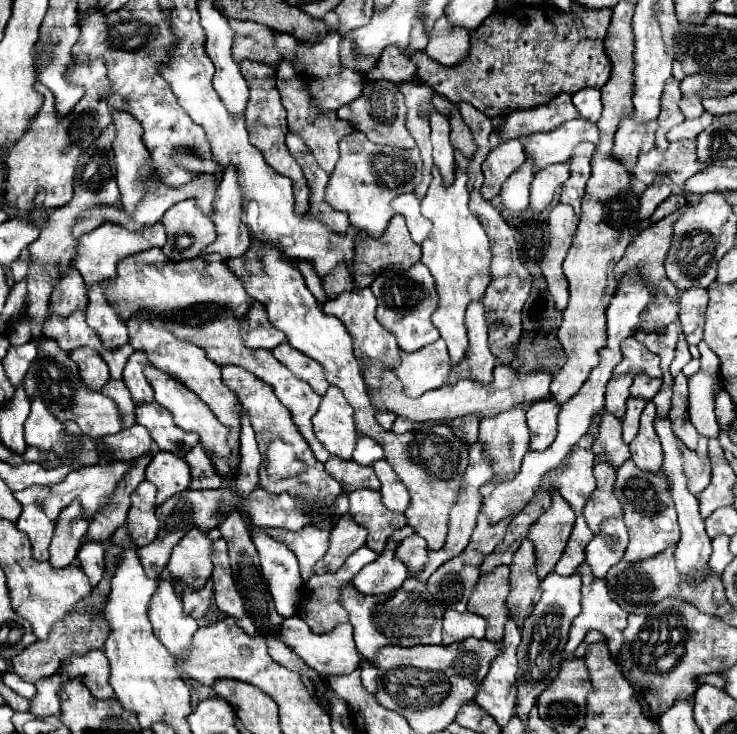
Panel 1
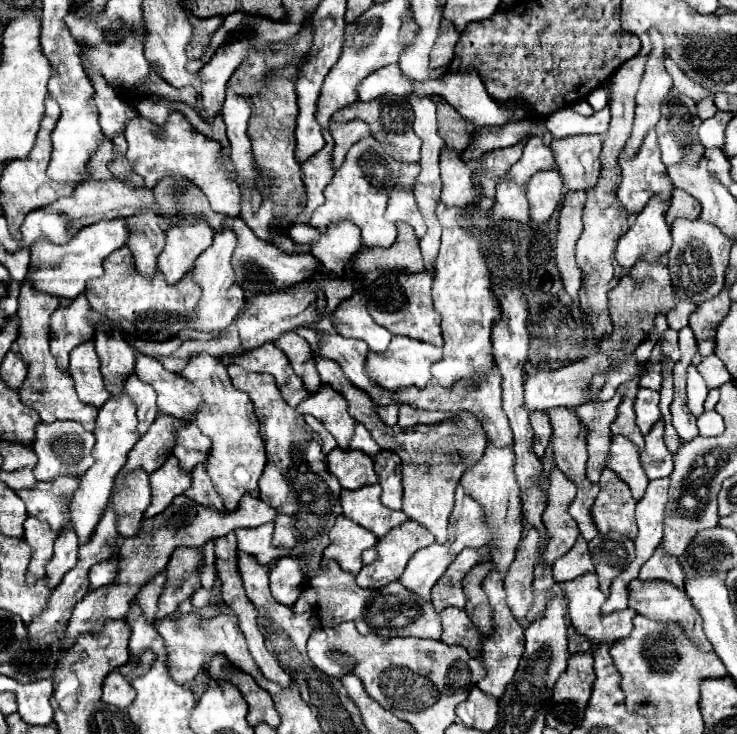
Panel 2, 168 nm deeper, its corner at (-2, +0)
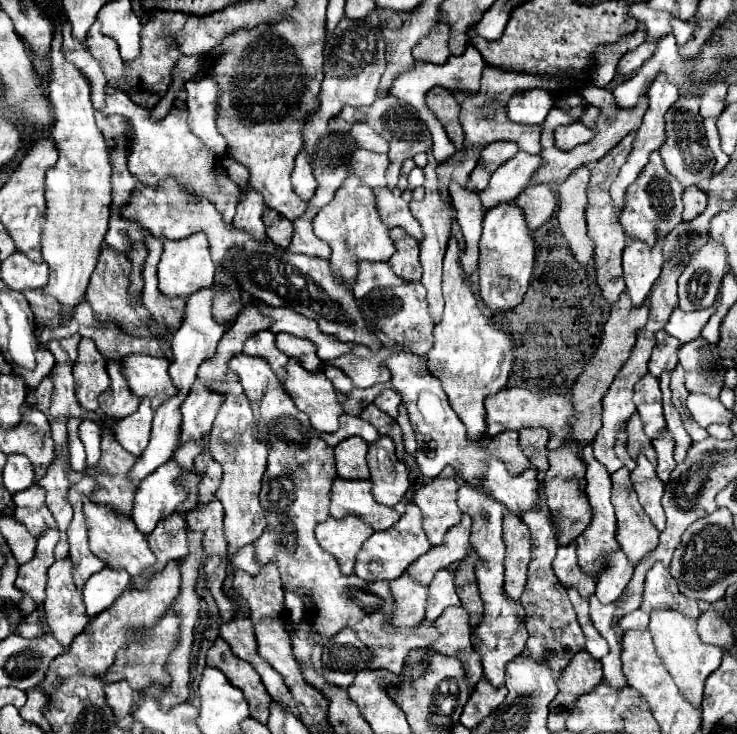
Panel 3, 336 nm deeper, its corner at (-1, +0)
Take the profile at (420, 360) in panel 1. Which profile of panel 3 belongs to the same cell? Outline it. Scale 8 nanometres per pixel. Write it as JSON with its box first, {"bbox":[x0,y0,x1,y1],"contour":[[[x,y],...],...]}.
{"bbox":[323,346,391,388],"contour":[[[355,346],[349,354],[339,356],[339,360],[323,362],[325,366],[337,366],[343,370],[357,388],[369,388],[377,382],[389,382],[391,374],[387,372],[383,360],[389,356],[389,350],[383,348],[377,354],[369,352],[367,346]]]}

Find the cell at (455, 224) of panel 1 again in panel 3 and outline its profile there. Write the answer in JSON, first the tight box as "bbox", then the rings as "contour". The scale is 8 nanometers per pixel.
{"bbox":[427,236,513,442],"contour":[[[453,236],[443,260],[443,296],[445,312],[441,324],[435,326],[435,344],[427,354],[427,368],[431,376],[441,380],[451,406],[467,428],[467,438],[471,442],[483,442],[487,440],[487,412],[483,402],[487,396],[505,388],[513,366],[513,348],[509,336],[497,330],[479,308],[461,268],[459,246]]]}

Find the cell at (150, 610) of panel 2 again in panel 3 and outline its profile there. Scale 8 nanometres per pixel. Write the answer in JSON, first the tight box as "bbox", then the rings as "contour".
{"bbox":[81,496,155,588],"contour":[[[83,496],[81,502],[83,502],[85,520],[87,520],[91,552],[97,558],[101,558],[103,562],[107,562],[109,568],[123,568],[123,570],[127,570],[133,576],[133,586],[135,588],[143,588],[147,584],[149,576],[141,578],[141,572],[155,564],[155,556],[153,556],[153,552],[147,546],[147,538],[137,530],[137,526],[131,520],[131,516],[127,516],[127,514],[123,516],[123,512],[117,512],[109,504],[95,504],[87,496]]]}

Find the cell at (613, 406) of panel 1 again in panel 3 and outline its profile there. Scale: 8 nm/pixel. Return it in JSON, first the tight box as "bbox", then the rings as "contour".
{"bbox":[627,414,657,464],"contour":[[[639,414],[631,416],[627,422],[627,434],[629,434],[629,442],[627,442],[627,452],[637,458],[639,454],[645,454],[653,464],[657,464],[657,454],[653,450],[651,438],[643,432],[643,422],[639,418]]]}

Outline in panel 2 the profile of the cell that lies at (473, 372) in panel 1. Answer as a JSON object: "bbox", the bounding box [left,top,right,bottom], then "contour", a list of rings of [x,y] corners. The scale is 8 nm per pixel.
{"bbox":[396,366,512,446],"contour":[[[494,366],[484,382],[476,382],[476,384],[454,384],[452,388],[442,388],[438,386],[434,380],[428,382],[428,388],[424,390],[418,390],[418,388],[402,388],[400,392],[396,392],[402,400],[412,400],[412,404],[416,404],[416,408],[422,408],[422,410],[444,410],[444,412],[470,412],[474,414],[480,424],[484,424],[484,430],[486,430],[486,436],[488,440],[492,440],[494,444],[500,444],[500,446],[512,446],[512,430],[510,430],[510,424],[508,424],[508,418],[504,416],[504,410],[502,410],[502,388],[500,388],[500,372],[498,368]]]}

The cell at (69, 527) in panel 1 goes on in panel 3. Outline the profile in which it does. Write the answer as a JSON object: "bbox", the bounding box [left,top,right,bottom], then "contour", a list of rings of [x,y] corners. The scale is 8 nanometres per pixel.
{"bbox":[43,558,91,648],"contour":[[[69,558],[57,560],[49,568],[47,600],[43,604],[43,610],[47,626],[51,628],[55,640],[65,648],[71,646],[75,636],[83,632],[83,628],[91,620],[85,612],[83,598],[73,584]]]}

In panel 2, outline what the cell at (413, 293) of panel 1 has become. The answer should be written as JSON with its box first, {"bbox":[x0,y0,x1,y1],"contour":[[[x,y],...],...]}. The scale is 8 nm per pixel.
{"bbox":[364,272,442,346],"contour":[[[390,272],[374,280],[364,288],[364,296],[368,302],[368,312],[376,324],[384,326],[392,334],[400,334],[412,340],[422,340],[434,346],[442,346],[442,332],[440,332],[440,314],[434,310],[432,302],[432,280],[430,272]]]}

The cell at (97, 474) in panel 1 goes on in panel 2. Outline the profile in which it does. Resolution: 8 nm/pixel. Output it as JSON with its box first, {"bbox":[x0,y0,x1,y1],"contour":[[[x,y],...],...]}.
{"bbox":[18,476,80,532],"contour":[[[58,476],[52,482],[38,482],[36,488],[28,492],[20,492],[18,496],[24,500],[28,514],[38,520],[46,520],[54,532],[60,530],[68,522],[66,514],[60,512],[62,500],[74,496],[80,484],[80,476]]]}

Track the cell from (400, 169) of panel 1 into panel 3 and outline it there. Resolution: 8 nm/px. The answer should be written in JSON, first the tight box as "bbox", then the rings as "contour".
{"bbox":[313,148,393,282],"contour":[[[359,148],[351,158],[351,172],[347,180],[341,184],[339,192],[335,192],[335,198],[327,206],[323,206],[313,220],[315,234],[331,246],[329,268],[339,282],[355,282],[357,264],[361,260],[389,262],[393,254],[393,242],[389,238],[389,230],[377,214],[375,194],[369,186],[369,184],[387,184],[385,180],[387,166],[389,160],[385,154],[375,154]]]}

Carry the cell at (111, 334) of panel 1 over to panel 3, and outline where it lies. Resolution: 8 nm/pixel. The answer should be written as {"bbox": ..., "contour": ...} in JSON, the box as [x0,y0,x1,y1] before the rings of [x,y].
{"bbox":[99,362,139,418],"contour":[[[109,362],[107,372],[111,378],[111,388],[103,394],[103,400],[99,402],[99,412],[109,418],[123,418],[129,416],[137,410],[139,400],[133,396],[127,388],[127,380],[123,380],[121,374],[121,364],[119,362]]]}

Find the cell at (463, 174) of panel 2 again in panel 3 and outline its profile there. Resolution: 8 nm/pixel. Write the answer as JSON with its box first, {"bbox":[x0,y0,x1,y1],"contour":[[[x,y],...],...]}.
{"bbox":[449,184,483,276],"contour":[[[459,184],[449,186],[449,194],[453,200],[453,208],[457,212],[457,222],[463,230],[465,238],[465,252],[461,256],[461,264],[467,276],[471,276],[477,270],[479,260],[479,238],[483,234],[483,204],[475,192],[469,192],[467,188],[461,188]]]}

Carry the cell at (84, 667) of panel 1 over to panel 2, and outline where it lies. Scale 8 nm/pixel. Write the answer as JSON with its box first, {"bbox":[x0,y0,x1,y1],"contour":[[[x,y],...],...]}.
{"bbox":[102,668,136,710],"contour":[[[114,668],[106,678],[104,678],[104,684],[102,684],[102,702],[106,704],[114,704],[116,708],[124,710],[130,702],[132,702],[132,696],[136,696],[136,692],[132,692],[132,688],[128,688],[128,682],[126,678],[120,674],[118,668]]]}

